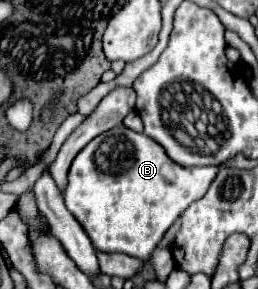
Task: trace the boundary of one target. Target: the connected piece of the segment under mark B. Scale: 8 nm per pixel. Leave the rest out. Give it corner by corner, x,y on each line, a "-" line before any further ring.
126,126
112,128
100,136
96,136
78,156
74,158
68,184
64,188
66,208
74,214
74,218
88,232
94,248
98,252
124,252
130,256
138,256
149,262
156,244
164,236
164,232
176,222
176,218
198,198
204,196
206,188
212,184
214,176
220,168
204,166
204,168
182,168
174,160
170,160
162,146
150,136
134,132

